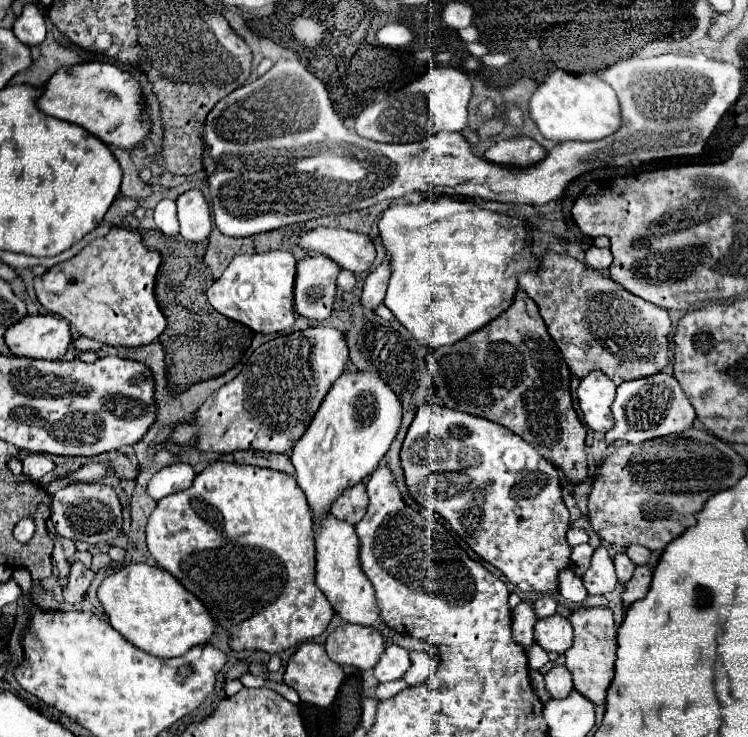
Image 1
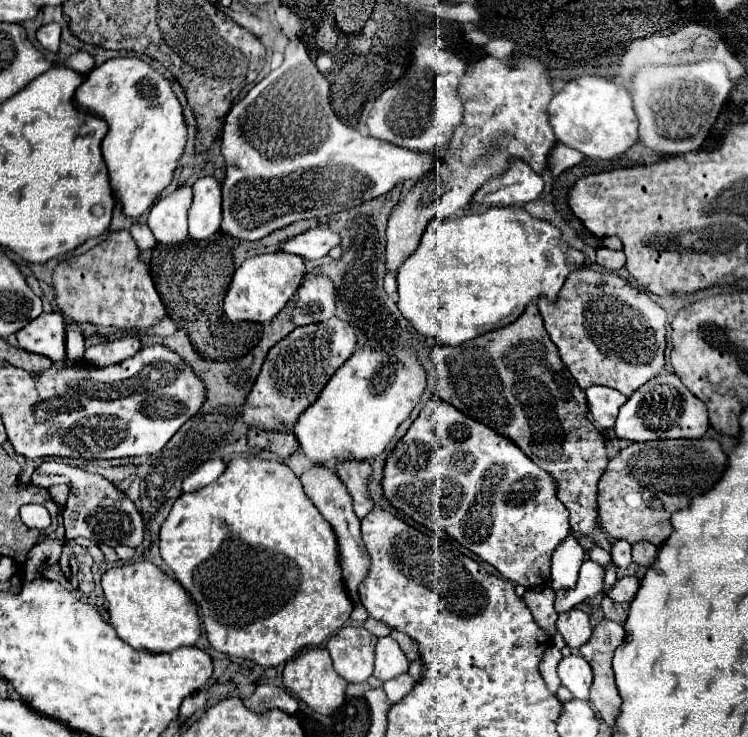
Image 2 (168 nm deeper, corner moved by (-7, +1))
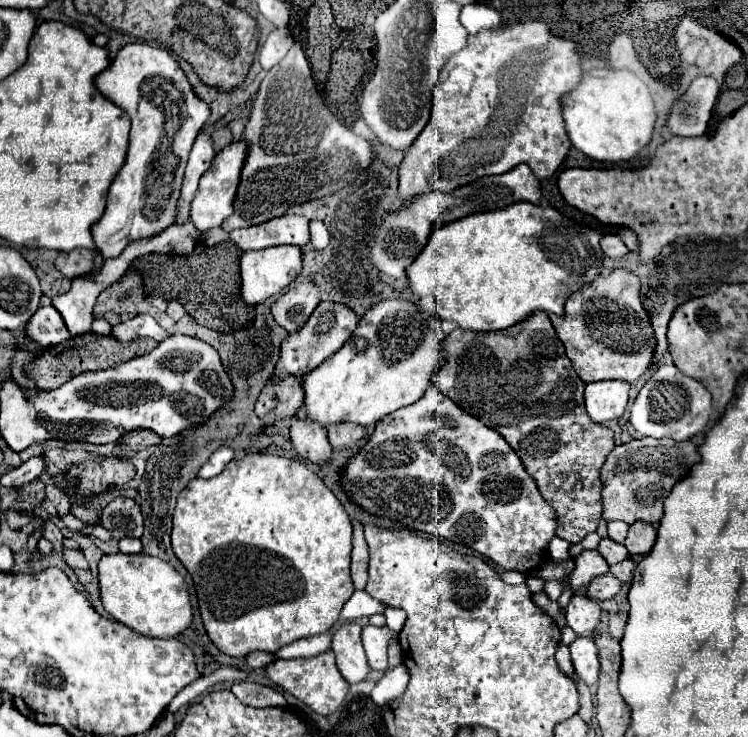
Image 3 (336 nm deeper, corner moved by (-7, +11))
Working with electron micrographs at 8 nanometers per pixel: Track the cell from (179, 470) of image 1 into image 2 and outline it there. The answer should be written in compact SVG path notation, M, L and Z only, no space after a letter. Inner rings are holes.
M210 459L210 461L202 463L192 475L188 475L182 481L182 491L198 491L198 489L210 485L212 481L216 481L222 475L224 467L226 465L222 459Z

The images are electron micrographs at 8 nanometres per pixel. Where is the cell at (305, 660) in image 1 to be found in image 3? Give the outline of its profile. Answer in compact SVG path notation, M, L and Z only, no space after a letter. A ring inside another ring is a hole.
M332 651L320 653L316 657L276 659L274 663L270 663L266 667L266 677L274 685L282 687L290 695L294 695L298 701L308 705L312 711L316 711L318 715L324 715L324 717L328 717L330 713L334 713L338 709L338 705L344 701L344 697L348 693L348 687L350 687L348 681L340 675L340 671L334 663L334 653Z

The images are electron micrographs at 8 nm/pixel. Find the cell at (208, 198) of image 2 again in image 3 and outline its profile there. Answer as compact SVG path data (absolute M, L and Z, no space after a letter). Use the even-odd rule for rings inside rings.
M244 139L230 143L228 147L224 147L216 153L210 169L200 177L200 189L198 189L200 193L192 201L192 223L196 225L198 231L208 231L212 227L220 227L222 221L234 213L232 201L236 197L246 153L248 153L248 143Z

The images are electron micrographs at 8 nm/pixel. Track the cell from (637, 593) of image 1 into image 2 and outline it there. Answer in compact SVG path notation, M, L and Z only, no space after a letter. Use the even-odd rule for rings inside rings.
M636 575L622 577L622 579L616 581L616 585L614 585L614 589L608 593L608 597L610 597L612 601L616 601L616 603L630 603L630 601L634 599L638 587L640 587L640 579L638 579Z

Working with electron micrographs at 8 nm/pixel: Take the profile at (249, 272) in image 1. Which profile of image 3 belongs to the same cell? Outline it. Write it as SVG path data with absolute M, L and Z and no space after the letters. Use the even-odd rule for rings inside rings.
M268 247L262 251L246 251L240 259L240 275L242 275L242 299L248 305L264 303L268 297L278 295L290 281L298 277L302 271L302 251L300 247Z

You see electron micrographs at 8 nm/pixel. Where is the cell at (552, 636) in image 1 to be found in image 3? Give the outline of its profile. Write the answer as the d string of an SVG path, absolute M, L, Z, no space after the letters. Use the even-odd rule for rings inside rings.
M574 595L570 599L570 605L566 607L566 621L568 627L572 627L580 637L588 637L594 633L598 621L600 621L600 605L594 599Z

